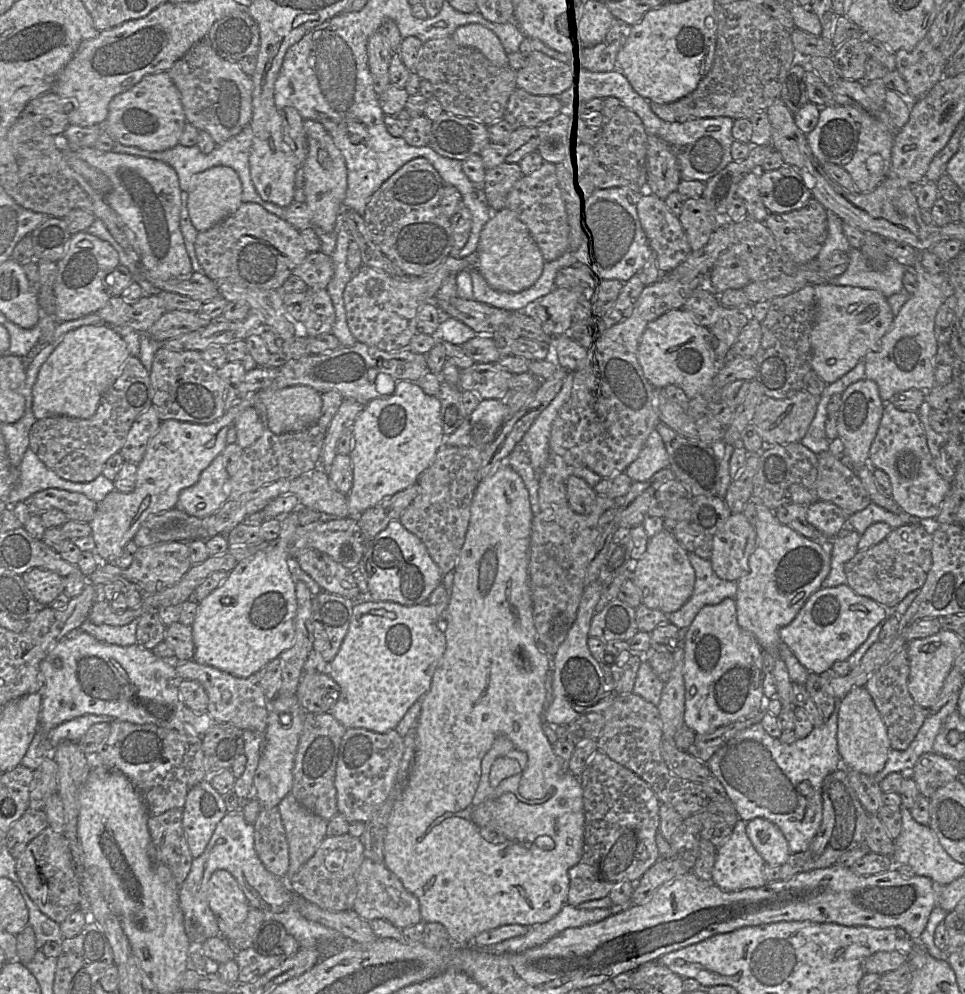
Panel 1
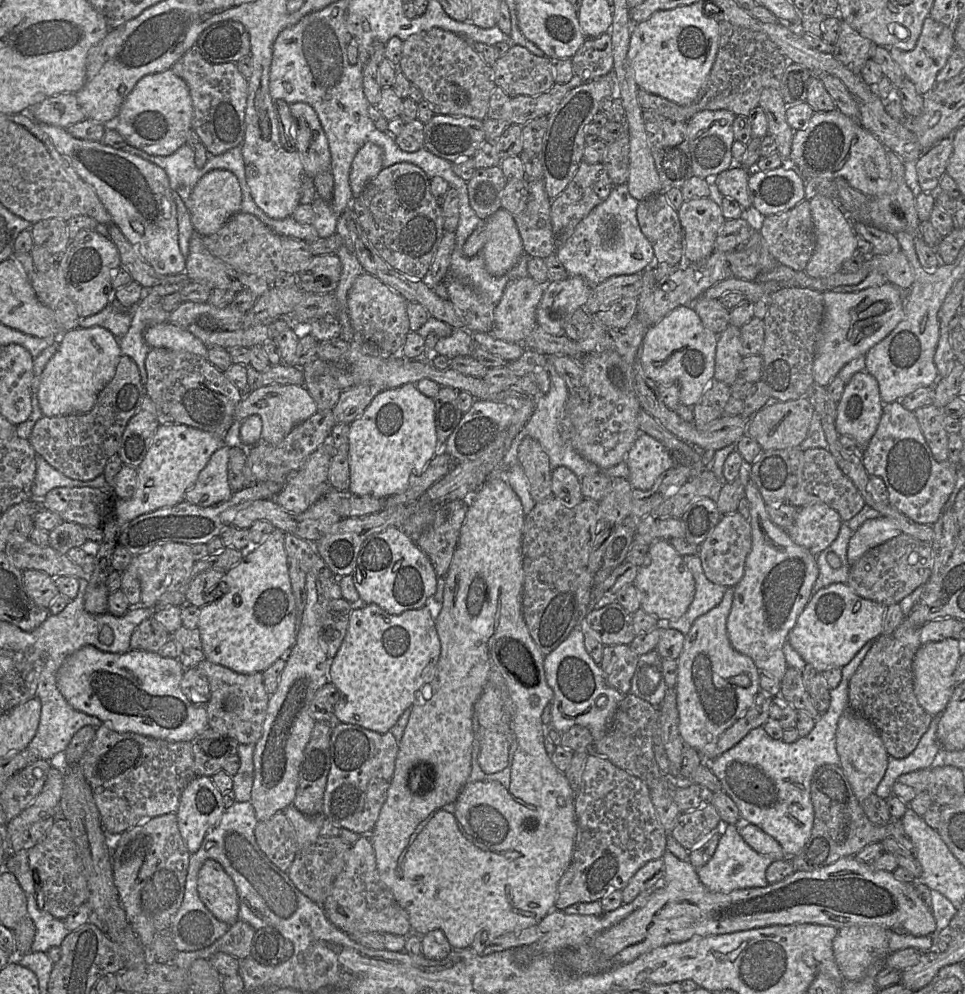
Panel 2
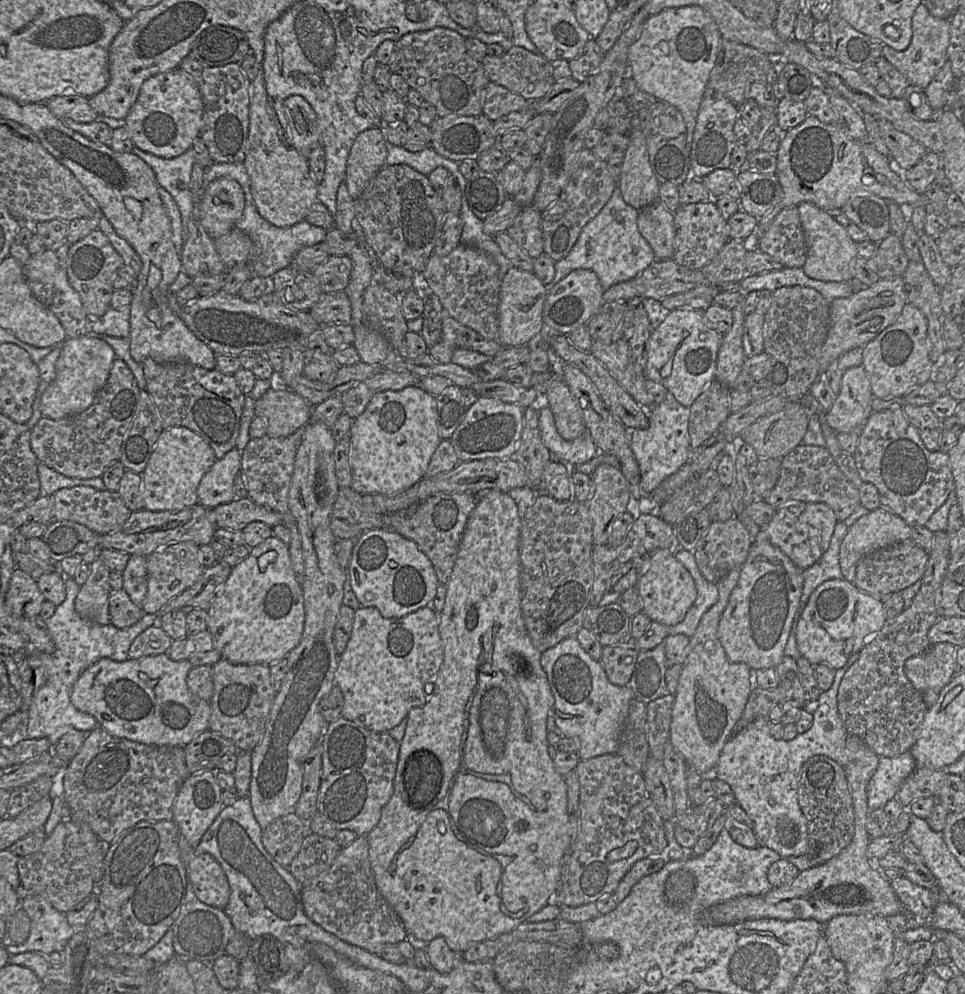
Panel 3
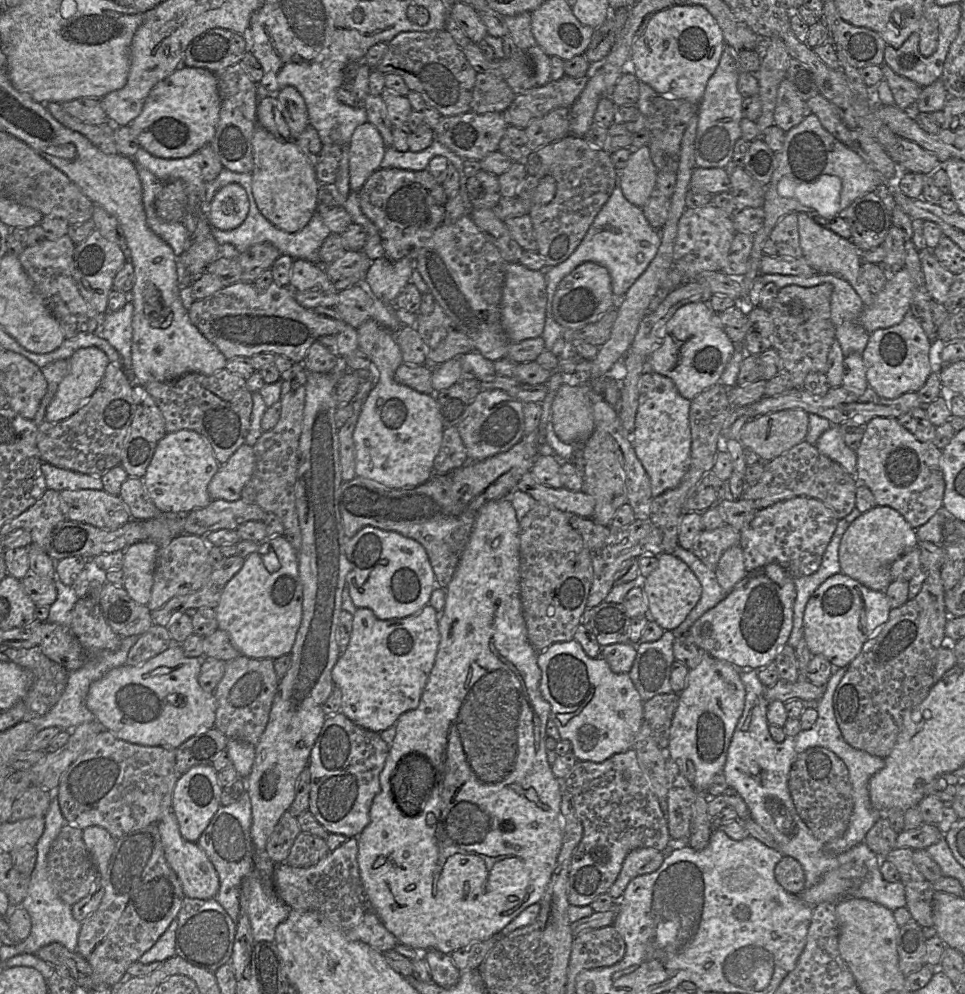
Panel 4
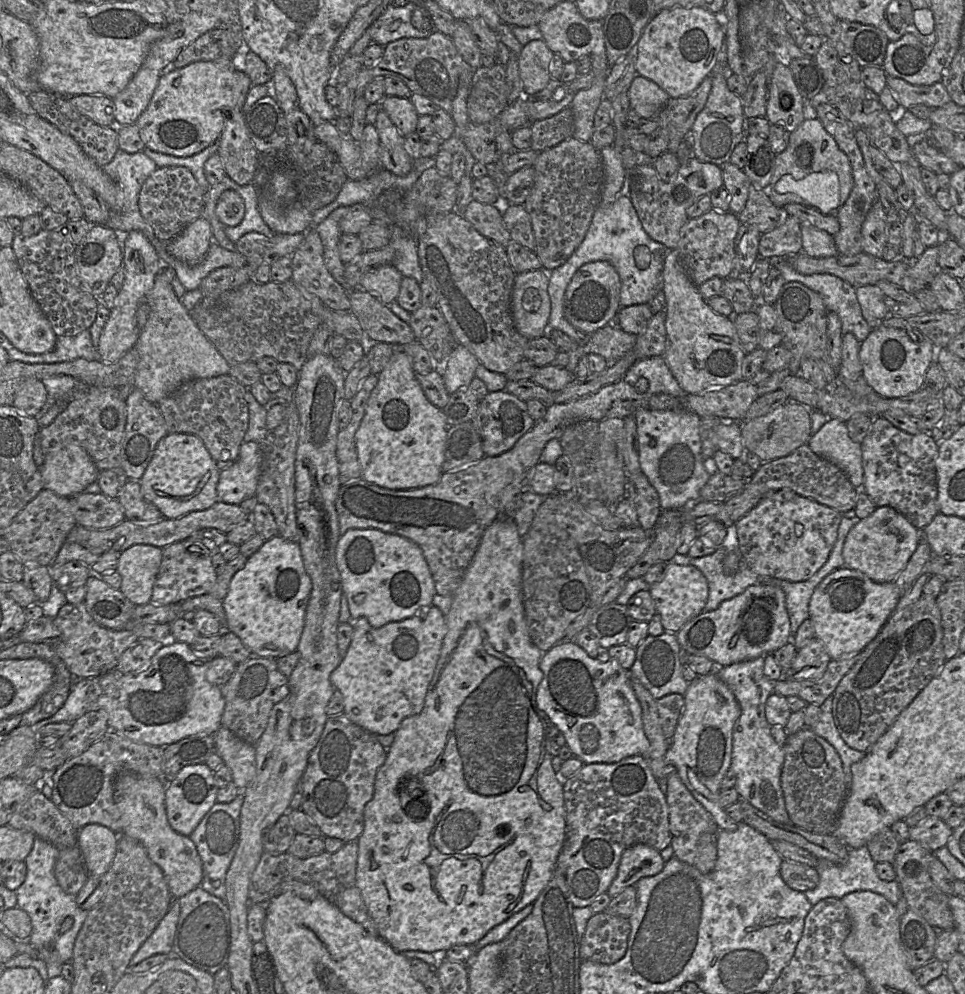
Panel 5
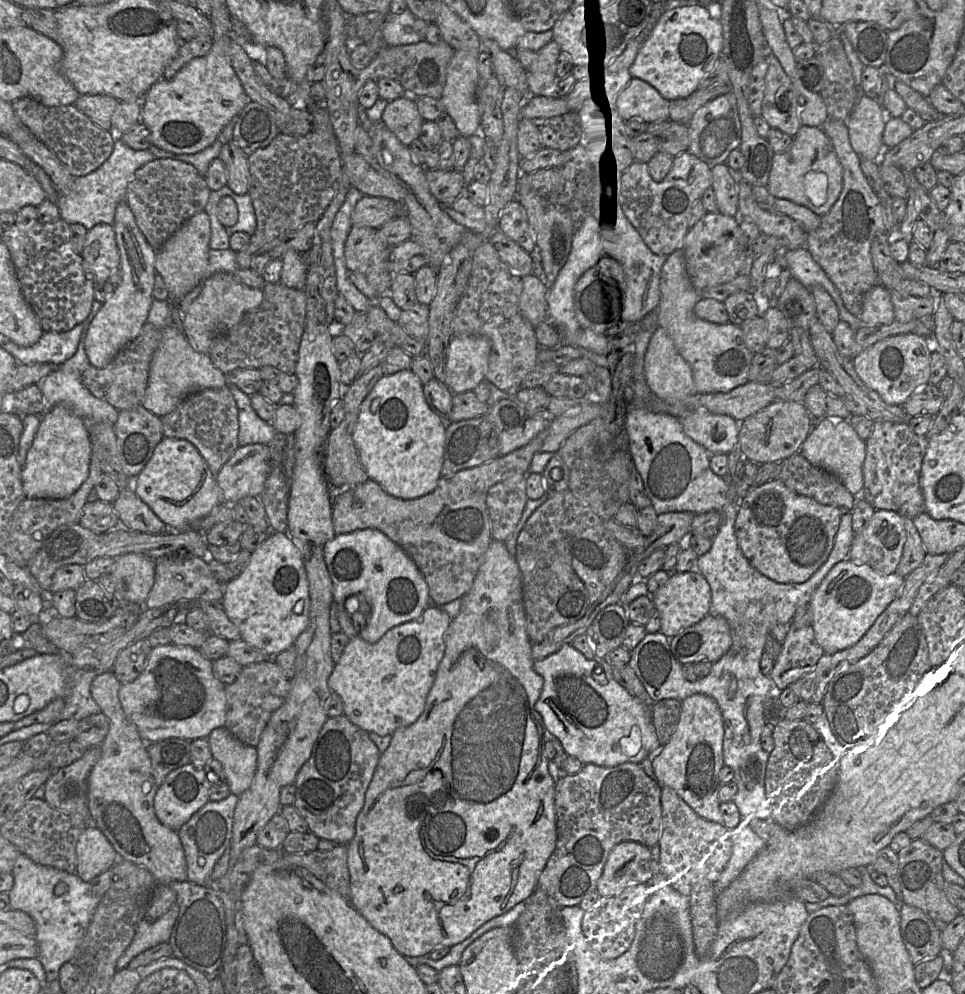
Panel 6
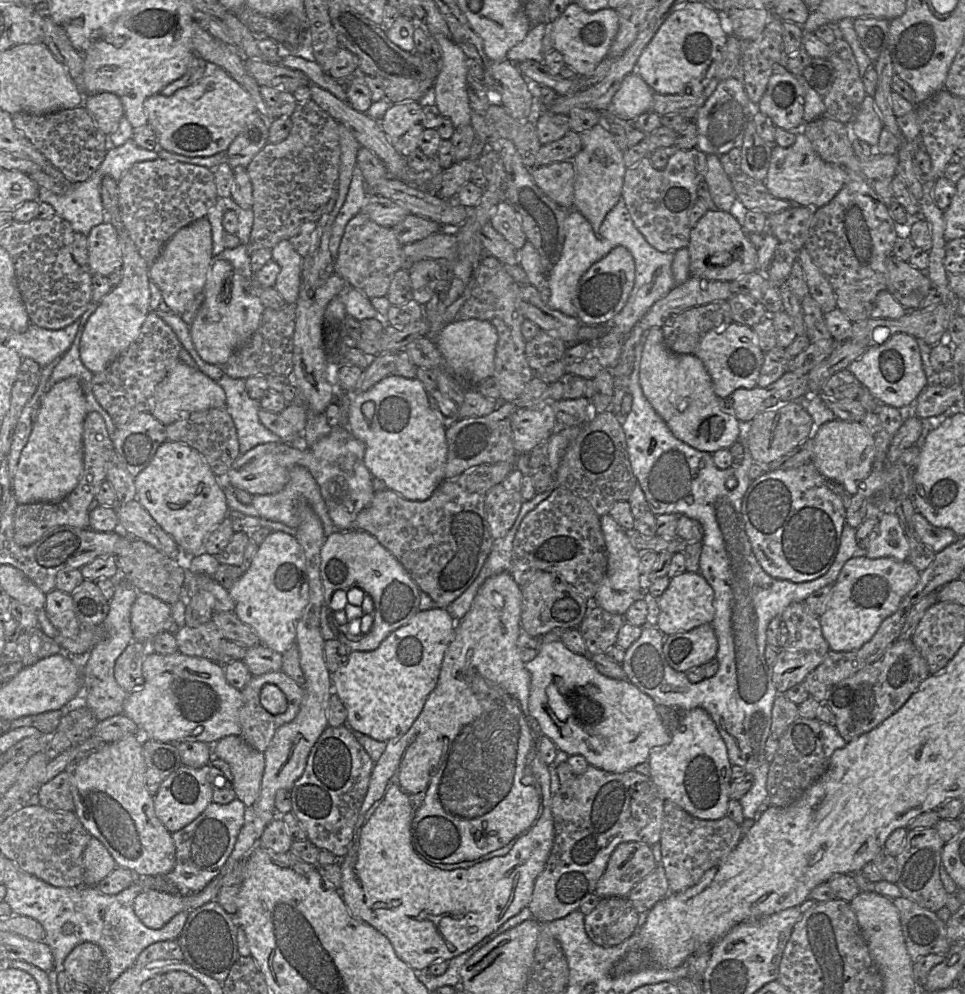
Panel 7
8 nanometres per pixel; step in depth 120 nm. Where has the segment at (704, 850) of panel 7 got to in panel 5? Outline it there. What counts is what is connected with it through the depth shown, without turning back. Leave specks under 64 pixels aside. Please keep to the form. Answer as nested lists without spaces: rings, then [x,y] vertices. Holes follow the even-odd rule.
[[[669,768],[666,777],[666,802],[669,814],[669,830],[671,833],[670,846],[674,855],[680,861],[693,865],[697,857],[698,841],[703,833],[710,833],[718,836],[720,828],[713,816],[694,798],[679,774],[674,768]]]

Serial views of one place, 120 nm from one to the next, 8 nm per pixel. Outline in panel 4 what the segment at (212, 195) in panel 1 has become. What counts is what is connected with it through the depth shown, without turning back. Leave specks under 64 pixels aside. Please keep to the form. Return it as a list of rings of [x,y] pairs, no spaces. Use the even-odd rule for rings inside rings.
[[[229,183],[214,194],[207,220],[214,228],[233,230],[245,220],[248,210],[249,200],[244,188],[237,183]]]

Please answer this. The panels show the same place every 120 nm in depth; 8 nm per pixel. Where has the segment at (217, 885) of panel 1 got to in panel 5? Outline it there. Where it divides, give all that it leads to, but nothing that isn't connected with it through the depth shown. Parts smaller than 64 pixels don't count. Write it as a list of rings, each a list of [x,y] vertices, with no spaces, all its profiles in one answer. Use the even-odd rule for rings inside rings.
[[[122,772],[114,783],[114,801],[120,811],[119,835],[136,839],[145,847],[151,861],[161,868],[174,898],[178,899],[200,887],[203,878],[201,858],[190,837],[177,833],[169,824],[165,807],[165,784],[156,777],[143,777],[133,772]]]

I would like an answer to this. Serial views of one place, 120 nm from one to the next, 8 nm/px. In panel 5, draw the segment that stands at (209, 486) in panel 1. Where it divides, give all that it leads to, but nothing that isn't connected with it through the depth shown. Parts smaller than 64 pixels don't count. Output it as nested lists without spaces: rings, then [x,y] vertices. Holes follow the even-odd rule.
[[[243,442],[234,464],[220,471],[218,501],[239,505],[245,499],[256,496],[261,471],[261,445],[256,442]]]

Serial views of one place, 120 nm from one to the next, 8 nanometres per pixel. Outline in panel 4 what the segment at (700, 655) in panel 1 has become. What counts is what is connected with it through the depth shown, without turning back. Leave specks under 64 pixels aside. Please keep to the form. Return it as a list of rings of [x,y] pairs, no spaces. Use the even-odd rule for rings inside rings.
[[[732,546],[722,554],[715,574],[719,585],[727,593],[746,576],[744,555],[740,546]],[[706,652],[698,666],[689,670],[686,685],[679,693],[666,750],[667,758],[677,763],[698,793],[706,793],[713,777],[723,771],[736,724],[743,713],[745,695],[740,670]]]

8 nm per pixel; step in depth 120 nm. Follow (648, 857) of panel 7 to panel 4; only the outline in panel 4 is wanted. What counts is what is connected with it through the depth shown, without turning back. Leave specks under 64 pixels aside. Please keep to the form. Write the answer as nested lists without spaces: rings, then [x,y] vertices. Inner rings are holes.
[[[654,848],[632,850],[626,856],[616,881],[607,893],[617,902],[632,879],[656,871],[663,863],[664,858],[664,853]]]

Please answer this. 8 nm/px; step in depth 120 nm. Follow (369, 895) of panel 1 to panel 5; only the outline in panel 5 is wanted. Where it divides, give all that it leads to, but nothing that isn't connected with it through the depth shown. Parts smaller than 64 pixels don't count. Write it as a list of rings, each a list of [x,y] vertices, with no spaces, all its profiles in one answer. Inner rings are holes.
[[[355,841],[344,843],[336,852],[323,851],[306,859],[297,858],[288,852],[264,851],[254,870],[249,885],[249,904],[267,903],[275,890],[283,883],[297,880],[315,888],[324,898],[335,905],[344,915],[360,924],[369,934],[379,937],[379,931],[363,902],[356,884],[358,847]]]

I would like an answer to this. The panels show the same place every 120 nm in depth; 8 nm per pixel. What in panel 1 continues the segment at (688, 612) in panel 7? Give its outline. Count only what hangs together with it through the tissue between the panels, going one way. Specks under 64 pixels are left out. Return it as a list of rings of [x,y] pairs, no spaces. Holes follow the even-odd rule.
[[[662,529],[650,537],[642,558],[635,562],[632,581],[641,592],[642,604],[665,614],[678,611],[692,596],[695,571],[688,559],[688,553],[673,534]]]

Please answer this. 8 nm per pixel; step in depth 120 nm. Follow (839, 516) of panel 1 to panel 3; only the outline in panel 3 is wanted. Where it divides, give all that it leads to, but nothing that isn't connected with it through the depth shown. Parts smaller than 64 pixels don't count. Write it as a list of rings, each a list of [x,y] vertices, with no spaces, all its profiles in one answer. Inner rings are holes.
[[[790,501],[776,508],[773,518],[764,529],[770,542],[778,547],[800,569],[814,565],[827,551],[838,522],[834,511],[825,503]]]

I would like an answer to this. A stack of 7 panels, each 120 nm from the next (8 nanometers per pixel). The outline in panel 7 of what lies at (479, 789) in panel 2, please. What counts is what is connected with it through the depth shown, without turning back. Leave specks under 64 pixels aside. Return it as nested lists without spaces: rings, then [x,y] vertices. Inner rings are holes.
[[[510,572],[489,577],[479,588],[470,609],[455,624],[453,639],[445,651],[438,681],[427,697],[421,713],[404,735],[386,742],[383,754],[374,763],[348,852],[338,859],[342,872],[340,893],[350,913],[383,934],[391,942],[398,958],[415,971],[426,970],[434,962],[451,960],[468,951],[528,907],[535,880],[544,870],[553,846],[553,795],[549,765],[539,754],[543,734],[538,721],[529,711],[531,678],[517,647],[517,639],[522,632],[521,610],[521,587]],[[444,864],[451,864],[455,869],[440,868]]]

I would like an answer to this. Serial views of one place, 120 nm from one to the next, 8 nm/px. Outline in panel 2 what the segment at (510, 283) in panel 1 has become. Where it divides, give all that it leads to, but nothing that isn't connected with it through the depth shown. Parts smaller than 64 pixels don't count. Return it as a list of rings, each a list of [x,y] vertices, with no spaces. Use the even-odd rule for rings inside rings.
[[[501,208],[483,222],[487,223],[488,231],[488,241],[482,250],[486,270],[493,276],[503,276],[525,255],[514,216]]]

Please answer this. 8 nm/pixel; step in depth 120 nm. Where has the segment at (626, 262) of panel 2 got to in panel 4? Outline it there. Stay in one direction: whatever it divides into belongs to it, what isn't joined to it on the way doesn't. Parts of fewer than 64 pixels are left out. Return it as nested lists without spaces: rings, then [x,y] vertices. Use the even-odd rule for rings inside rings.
[[[617,185],[611,193],[609,199],[601,208],[599,213],[594,218],[591,226],[589,227],[586,235],[575,251],[562,263],[553,266],[546,273],[546,319],[544,330],[541,337],[545,342],[545,349],[551,350],[555,342],[563,338],[565,331],[572,330],[566,329],[558,324],[552,316],[552,301],[560,281],[571,273],[576,267],[584,262],[594,262],[605,267],[611,277],[612,292],[617,300],[621,299],[633,283],[645,272],[654,257],[656,256],[661,244],[660,231],[653,229],[646,220],[643,211],[640,207],[631,204],[623,195],[621,188]]]

